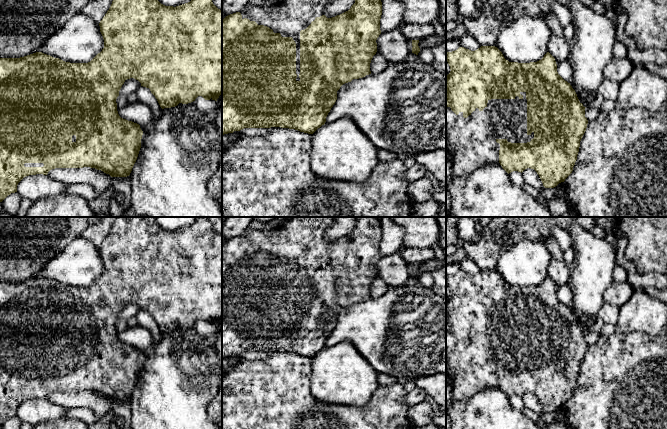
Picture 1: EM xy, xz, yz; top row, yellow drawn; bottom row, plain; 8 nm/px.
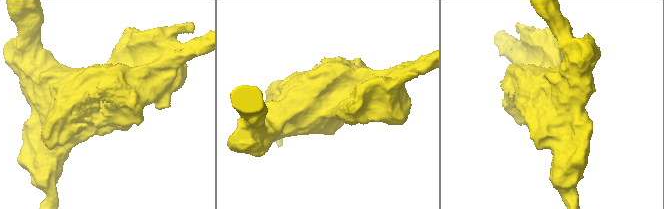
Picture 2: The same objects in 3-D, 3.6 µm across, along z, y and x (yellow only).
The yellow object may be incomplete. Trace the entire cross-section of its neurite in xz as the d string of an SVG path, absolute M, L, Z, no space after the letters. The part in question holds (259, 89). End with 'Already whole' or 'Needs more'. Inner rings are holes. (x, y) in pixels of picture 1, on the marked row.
M282 0L272 6L250 6L240 12L226 16L222 20L222 135L244 128L281 127L313 134L326 122L326 117L337 100L340 87L353 79L371 74L370 63L377 52L376 40L381 34L381 0L355 0L351 8L335 17L324 15L325 7L332 0Z. Needs more

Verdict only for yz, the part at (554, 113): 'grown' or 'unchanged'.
grown

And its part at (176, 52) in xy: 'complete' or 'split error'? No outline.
split error

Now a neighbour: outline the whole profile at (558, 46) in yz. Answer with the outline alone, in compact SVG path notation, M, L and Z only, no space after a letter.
M554 14L542 15L540 18L546 22L551 31L547 43L548 52L555 58L556 64L567 60L570 42L564 36L563 26Z

